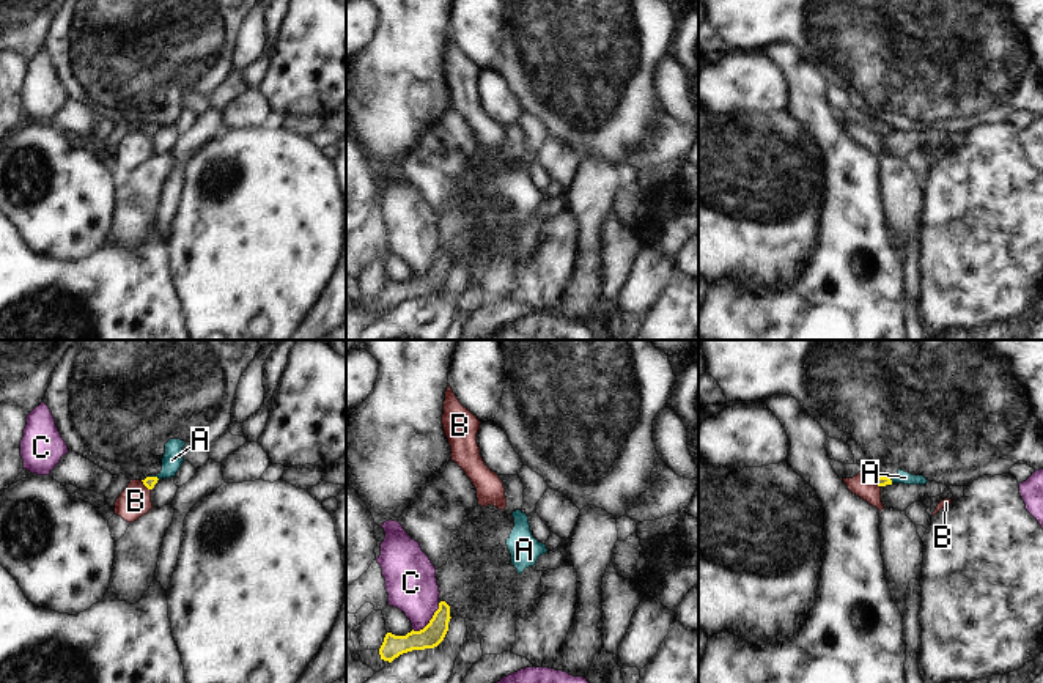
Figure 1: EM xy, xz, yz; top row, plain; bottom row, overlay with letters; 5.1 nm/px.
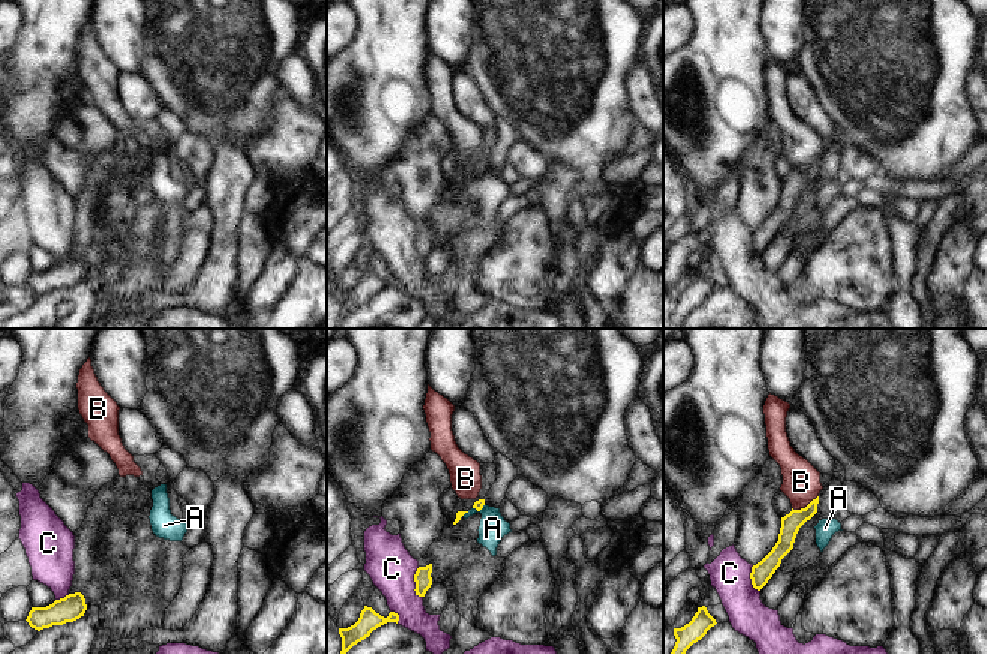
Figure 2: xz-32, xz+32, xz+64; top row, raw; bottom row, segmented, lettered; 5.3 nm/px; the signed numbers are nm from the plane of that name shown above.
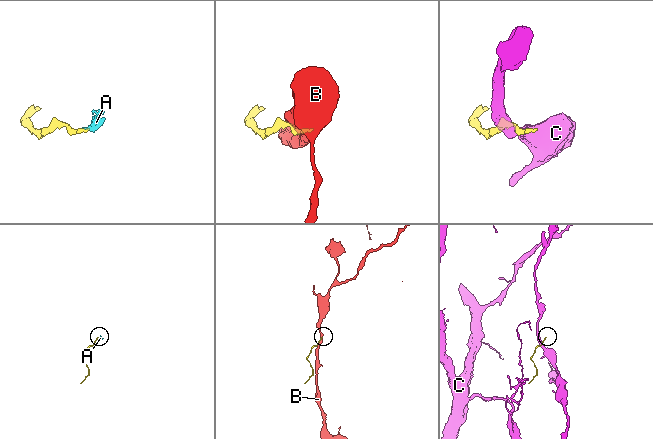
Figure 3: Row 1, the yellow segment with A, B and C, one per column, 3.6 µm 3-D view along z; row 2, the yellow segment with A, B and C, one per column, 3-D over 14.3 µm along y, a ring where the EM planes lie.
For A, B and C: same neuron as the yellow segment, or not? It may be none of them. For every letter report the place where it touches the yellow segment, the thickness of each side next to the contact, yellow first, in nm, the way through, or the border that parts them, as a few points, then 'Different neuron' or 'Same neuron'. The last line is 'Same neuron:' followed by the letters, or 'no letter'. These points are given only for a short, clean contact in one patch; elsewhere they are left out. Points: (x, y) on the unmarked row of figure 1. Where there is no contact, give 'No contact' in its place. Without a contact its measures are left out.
A: Touches yellow at xy (154, 125). Thickness 60 nm (yellow) against 100 nm. Boundary: xy (148, 123), (159, 126). Different neuron
B: Touches yellow at xy (145, 132). Thickness 60 nm (yellow) against 160 nm. Different neuron
C: Touches yellow at xz (430, 268). Thickness 110 nm (yellow) against 260 nm. Boundary: xz (439, 251), (433, 265), (414, 279). Different neuron
Same neuron: no letter.

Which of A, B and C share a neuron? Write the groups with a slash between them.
A / B / C

